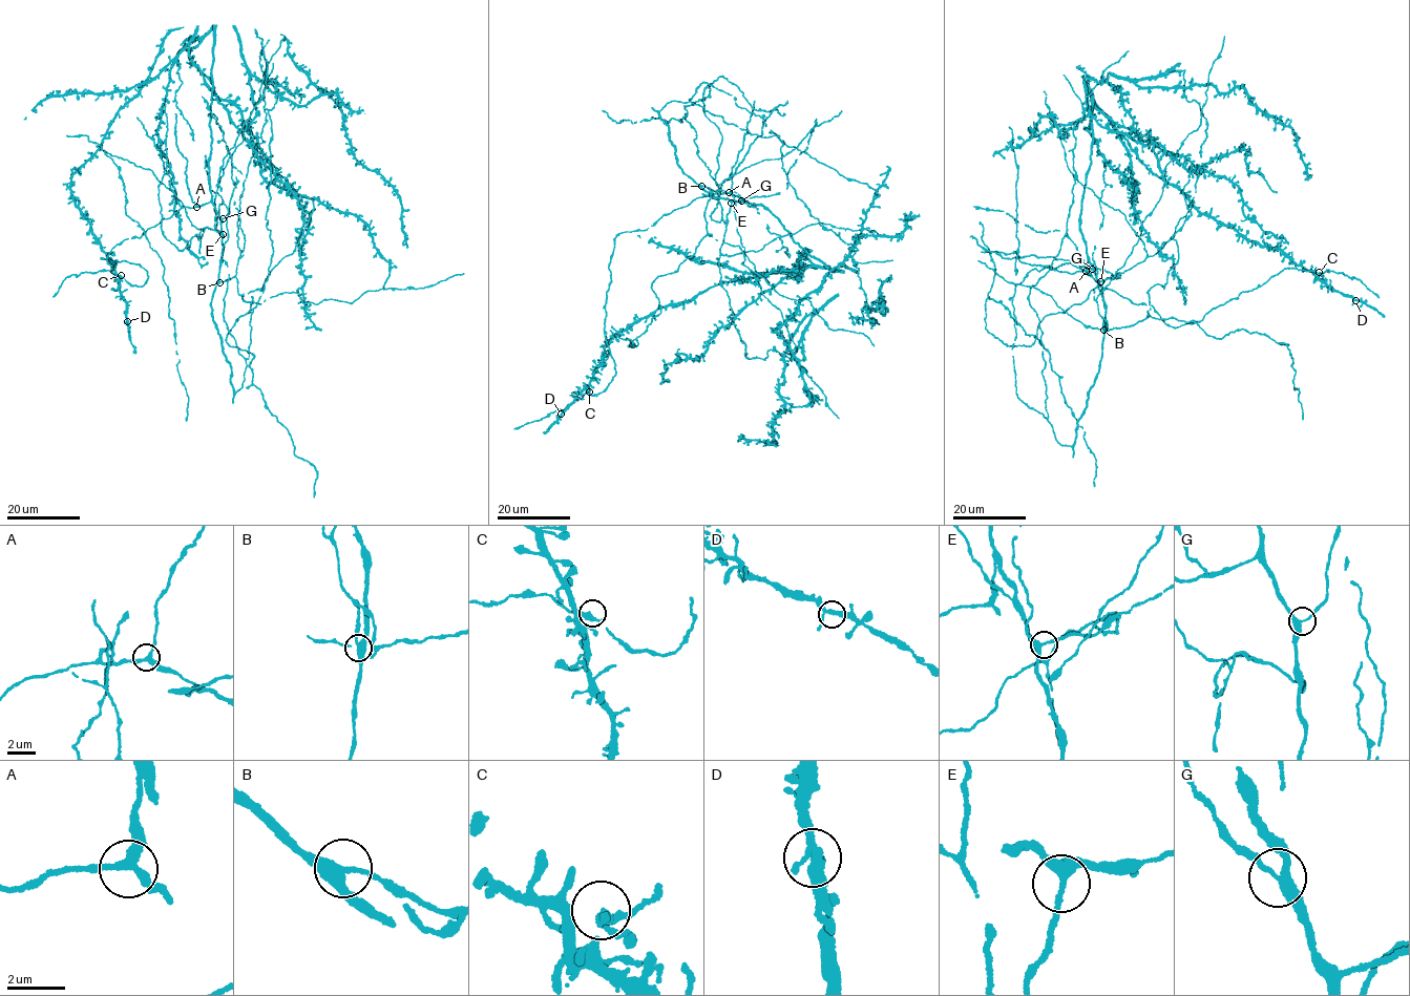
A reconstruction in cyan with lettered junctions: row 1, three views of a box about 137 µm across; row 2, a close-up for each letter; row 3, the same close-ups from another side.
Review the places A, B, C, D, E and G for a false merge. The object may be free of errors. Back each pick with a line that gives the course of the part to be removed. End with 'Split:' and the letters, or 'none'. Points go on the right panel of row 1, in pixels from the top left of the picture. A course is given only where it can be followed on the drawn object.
Split: none

